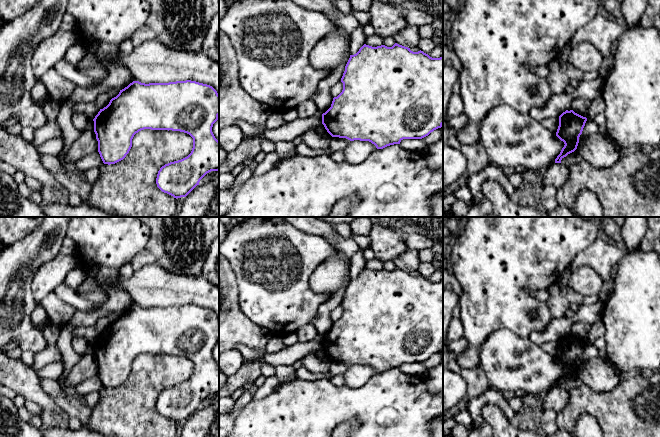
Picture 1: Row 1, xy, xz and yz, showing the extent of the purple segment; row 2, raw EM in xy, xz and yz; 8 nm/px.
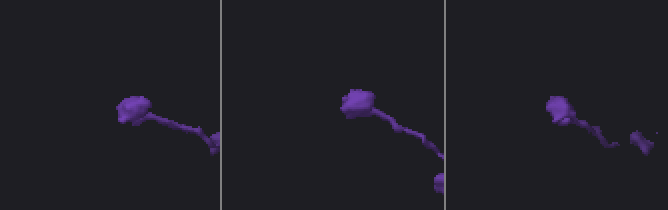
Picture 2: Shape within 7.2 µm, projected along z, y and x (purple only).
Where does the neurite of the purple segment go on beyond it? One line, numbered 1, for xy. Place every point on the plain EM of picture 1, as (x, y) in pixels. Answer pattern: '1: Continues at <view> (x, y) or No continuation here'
1: No continuation here

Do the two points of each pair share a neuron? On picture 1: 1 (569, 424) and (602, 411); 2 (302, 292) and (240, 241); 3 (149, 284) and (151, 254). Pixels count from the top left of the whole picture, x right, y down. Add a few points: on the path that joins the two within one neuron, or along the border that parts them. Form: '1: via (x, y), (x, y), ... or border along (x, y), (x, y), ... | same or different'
1: via (575, 415), (581, 409), (593, 409) | same
2: via (278, 291), (249, 283), (241, 277), (240, 265) | same
3: border along (149, 262), (155, 262), (171, 273) | different

